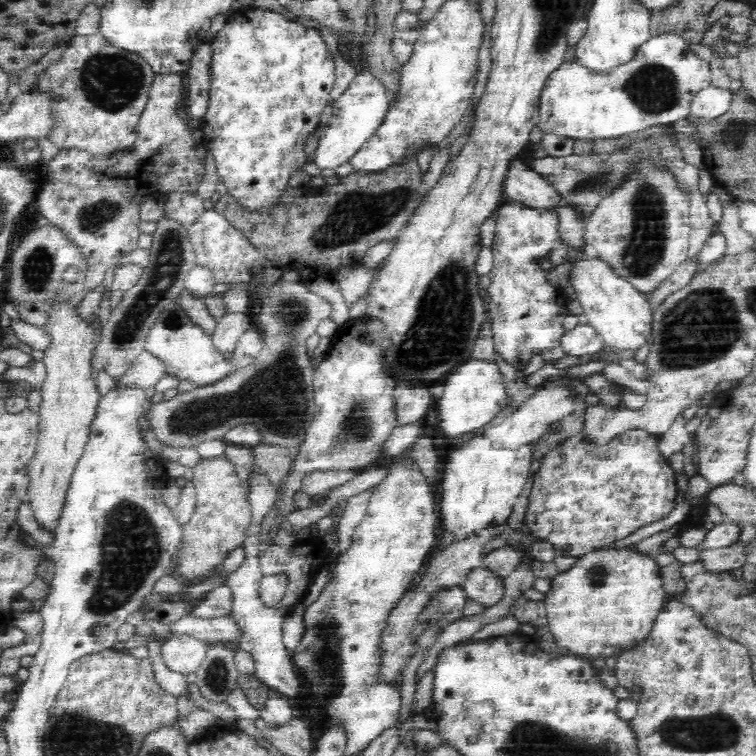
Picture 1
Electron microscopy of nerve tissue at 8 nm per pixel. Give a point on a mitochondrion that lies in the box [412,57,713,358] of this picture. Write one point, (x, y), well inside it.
(646, 246)

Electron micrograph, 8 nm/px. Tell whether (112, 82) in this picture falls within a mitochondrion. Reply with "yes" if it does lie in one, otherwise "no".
yes

